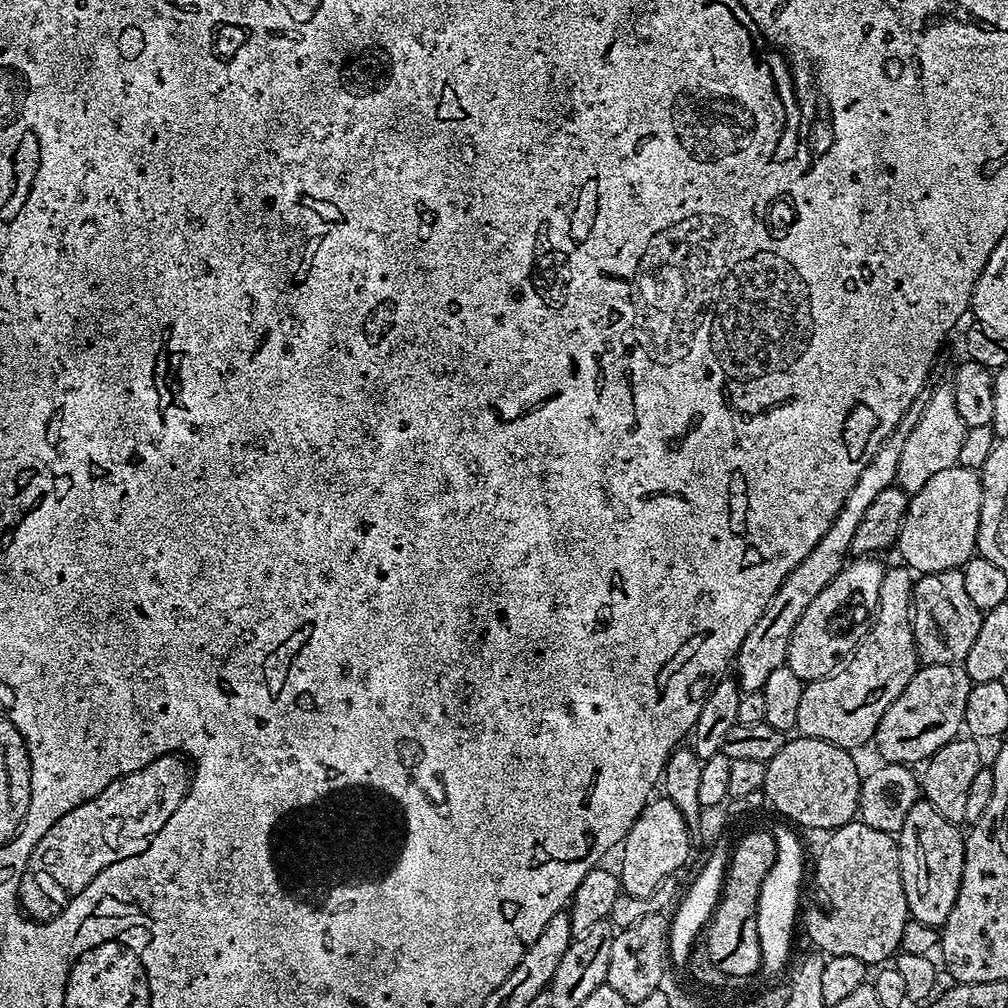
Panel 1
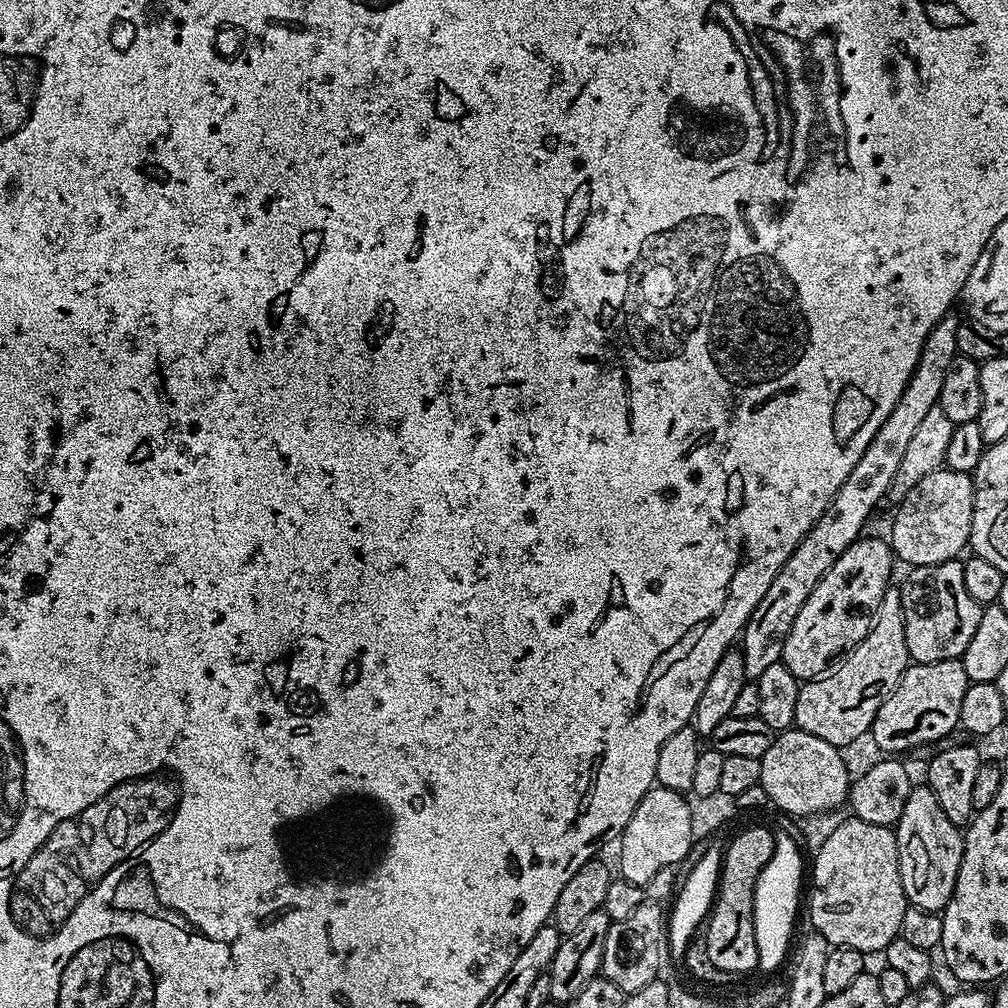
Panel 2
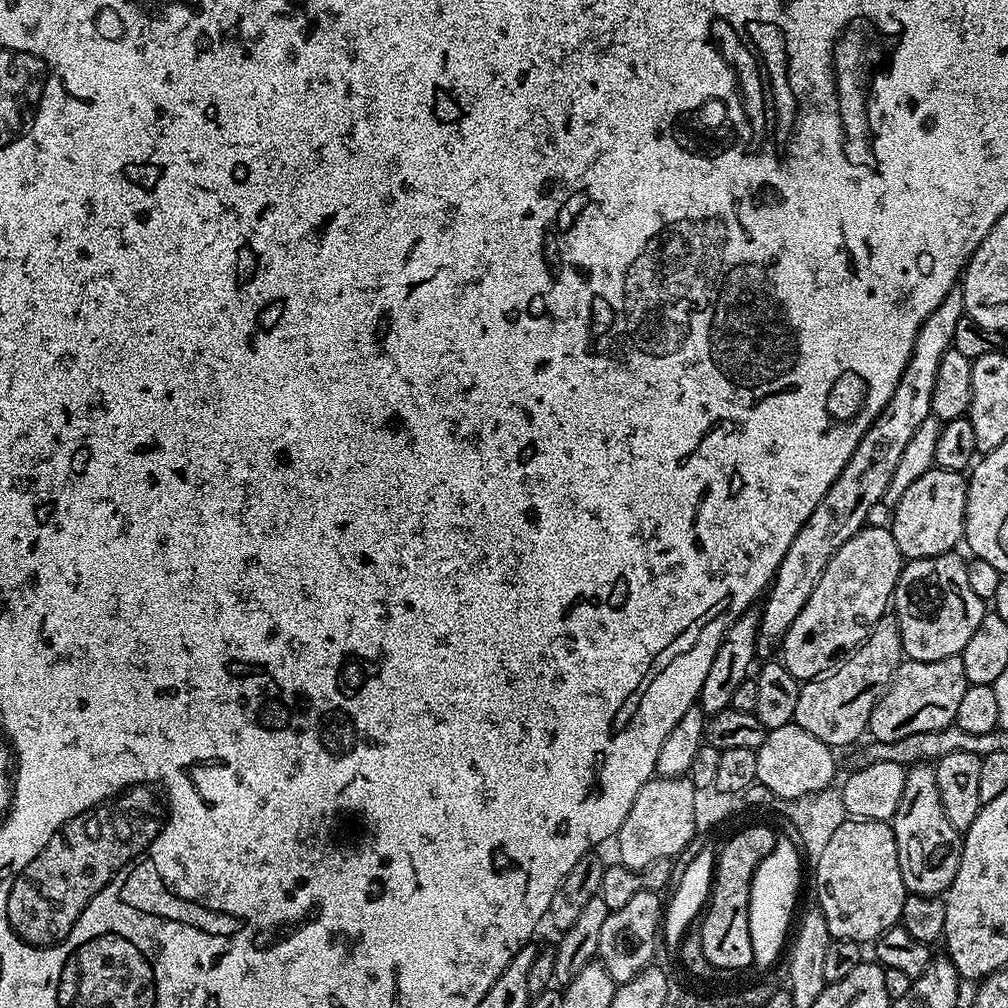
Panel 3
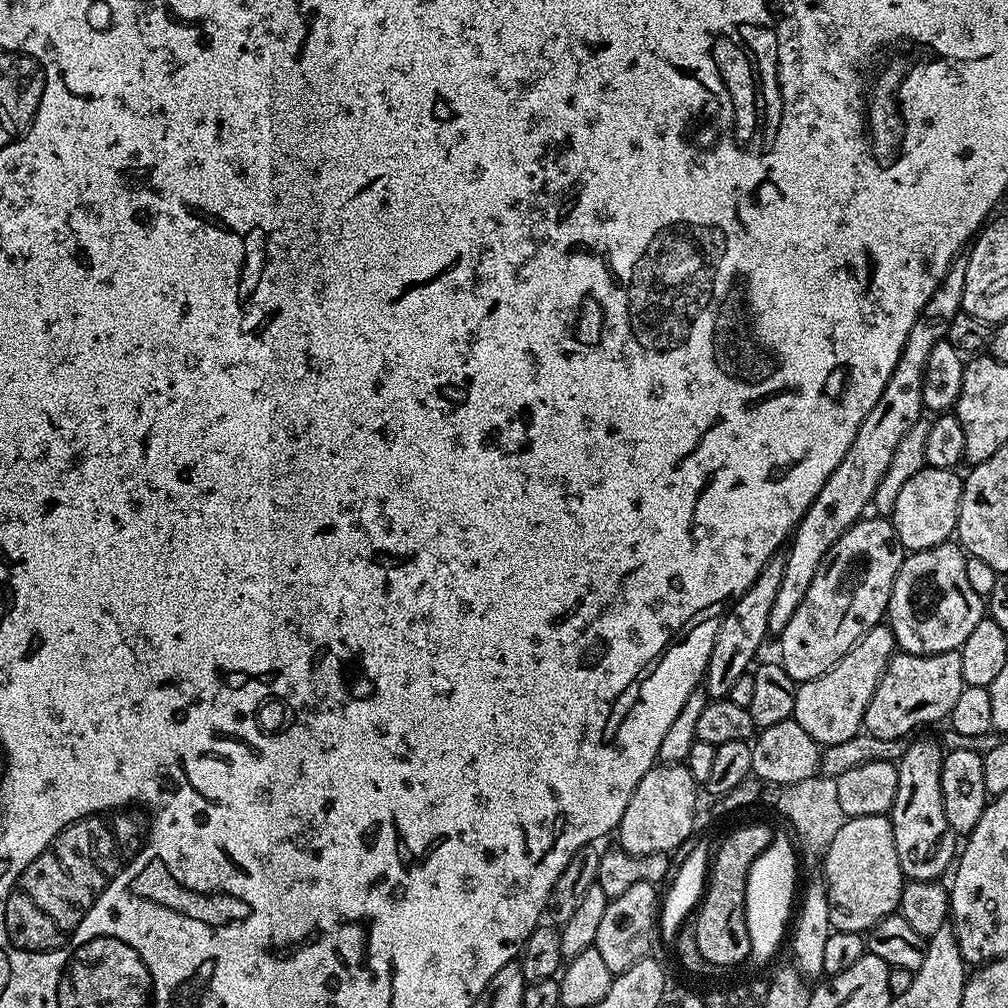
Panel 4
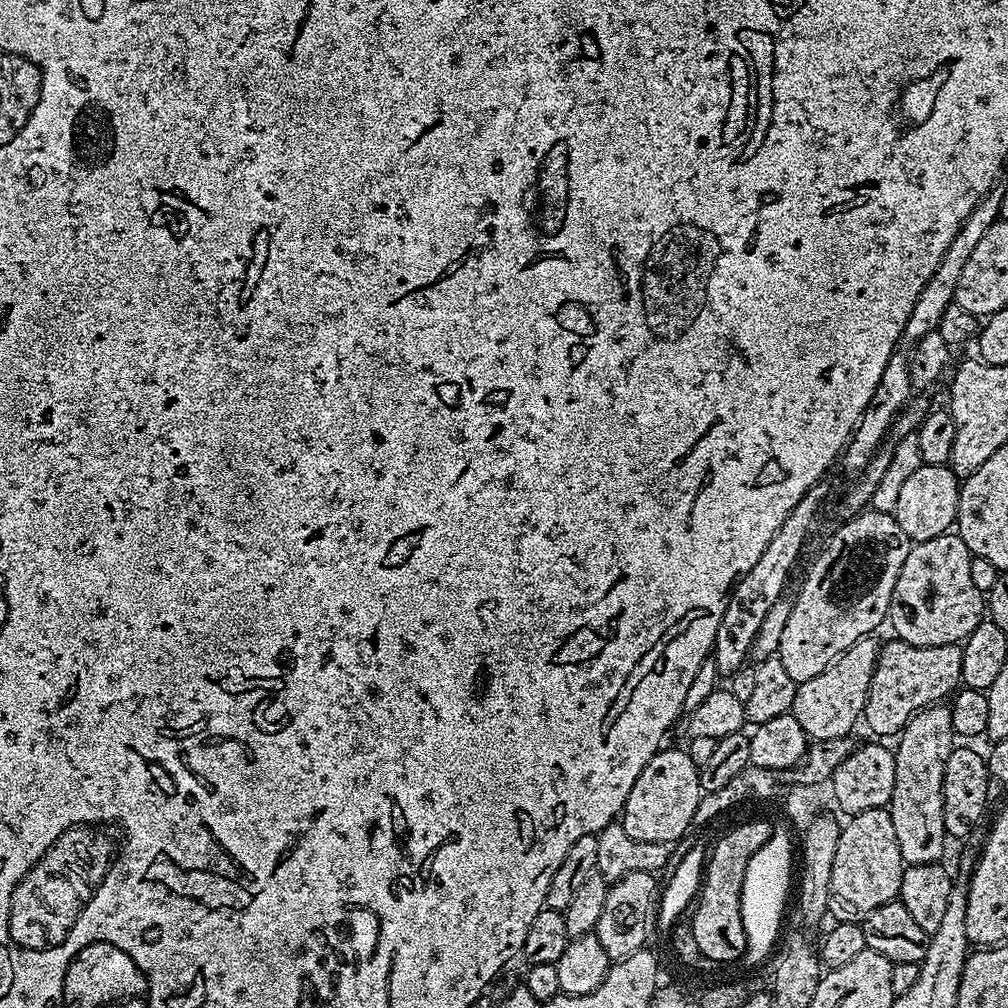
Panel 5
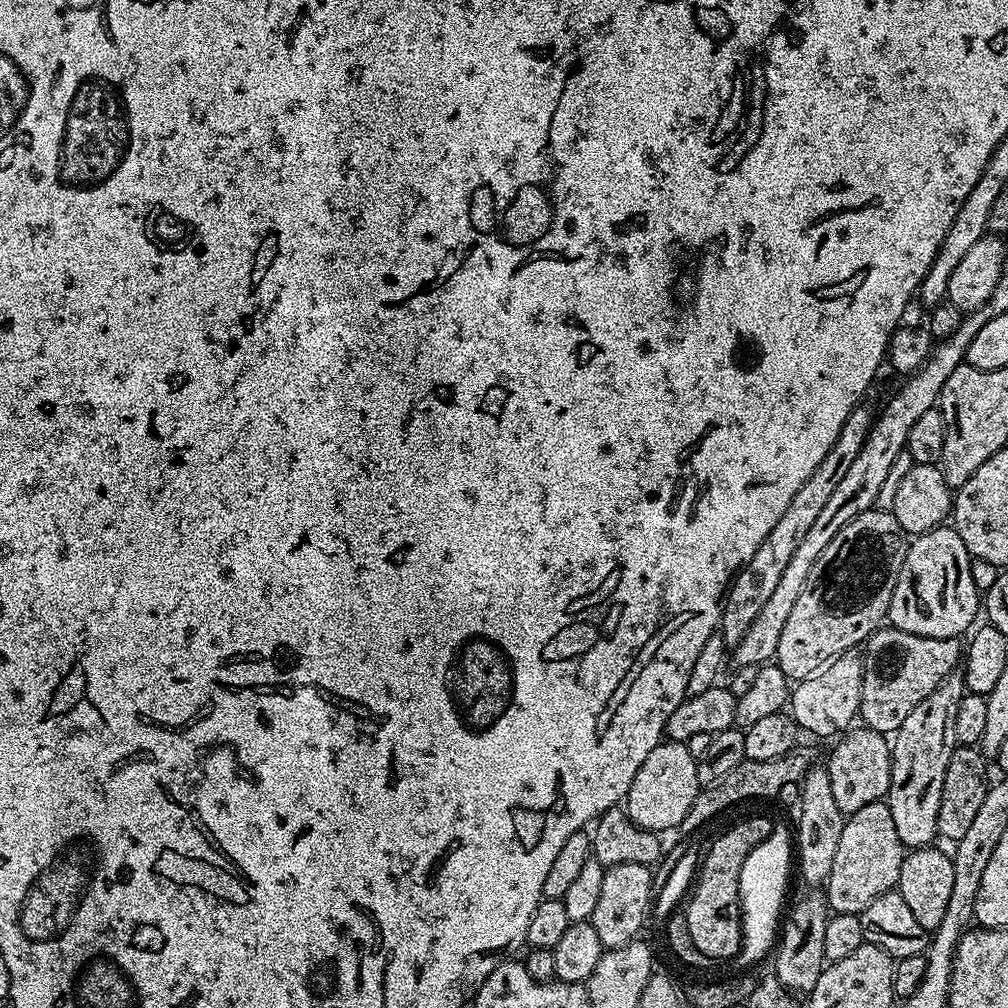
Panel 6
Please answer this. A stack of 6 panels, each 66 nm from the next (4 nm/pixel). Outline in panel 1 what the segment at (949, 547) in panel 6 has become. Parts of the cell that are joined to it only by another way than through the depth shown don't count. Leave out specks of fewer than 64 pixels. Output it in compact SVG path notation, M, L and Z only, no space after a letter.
M959 568L930 572L921 575L912 586L912 633L916 643L916 654L921 665L959 664L970 654L974 638L978 638L978 626L982 626L982 613L966 594L966 582Z

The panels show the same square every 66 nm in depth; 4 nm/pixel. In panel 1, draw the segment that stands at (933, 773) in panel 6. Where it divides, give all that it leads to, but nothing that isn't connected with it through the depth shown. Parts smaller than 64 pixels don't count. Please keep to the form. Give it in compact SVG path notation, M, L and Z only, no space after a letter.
M920 798L914 806L910 806L910 814L906 814L906 822L902 822L902 830L898 834L900 849L900 877L908 903L908 914L911 919L926 922L930 927L939 929L950 918L950 910L954 910L954 902L958 898L960 879L964 869L964 841L961 829L955 824L946 822L934 806Z

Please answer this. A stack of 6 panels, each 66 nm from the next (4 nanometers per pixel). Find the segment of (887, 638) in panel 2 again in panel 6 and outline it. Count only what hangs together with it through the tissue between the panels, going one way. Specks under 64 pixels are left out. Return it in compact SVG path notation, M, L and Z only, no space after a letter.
M853 650L838 654L828 664L822 665L813 676L799 681L790 692L790 715L797 729L813 732L816 736L836 738L853 727L860 711L864 657Z

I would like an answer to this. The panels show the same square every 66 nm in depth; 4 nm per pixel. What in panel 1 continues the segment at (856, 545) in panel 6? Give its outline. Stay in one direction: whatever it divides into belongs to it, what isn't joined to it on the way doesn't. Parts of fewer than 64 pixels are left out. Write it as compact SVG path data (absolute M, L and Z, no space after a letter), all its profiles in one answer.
M852 558L845 563L841 572L806 606L802 618L798 618L798 626L794 626L794 634L788 643L788 659L786 666L798 674L802 681L817 680L829 676L836 671L856 649L857 633L835 632L832 629L832 619L843 610L847 604L852 604L856 596L864 596L868 606L878 602L878 590L882 586L882 578L886 571L885 565L880 565L876 558Z

